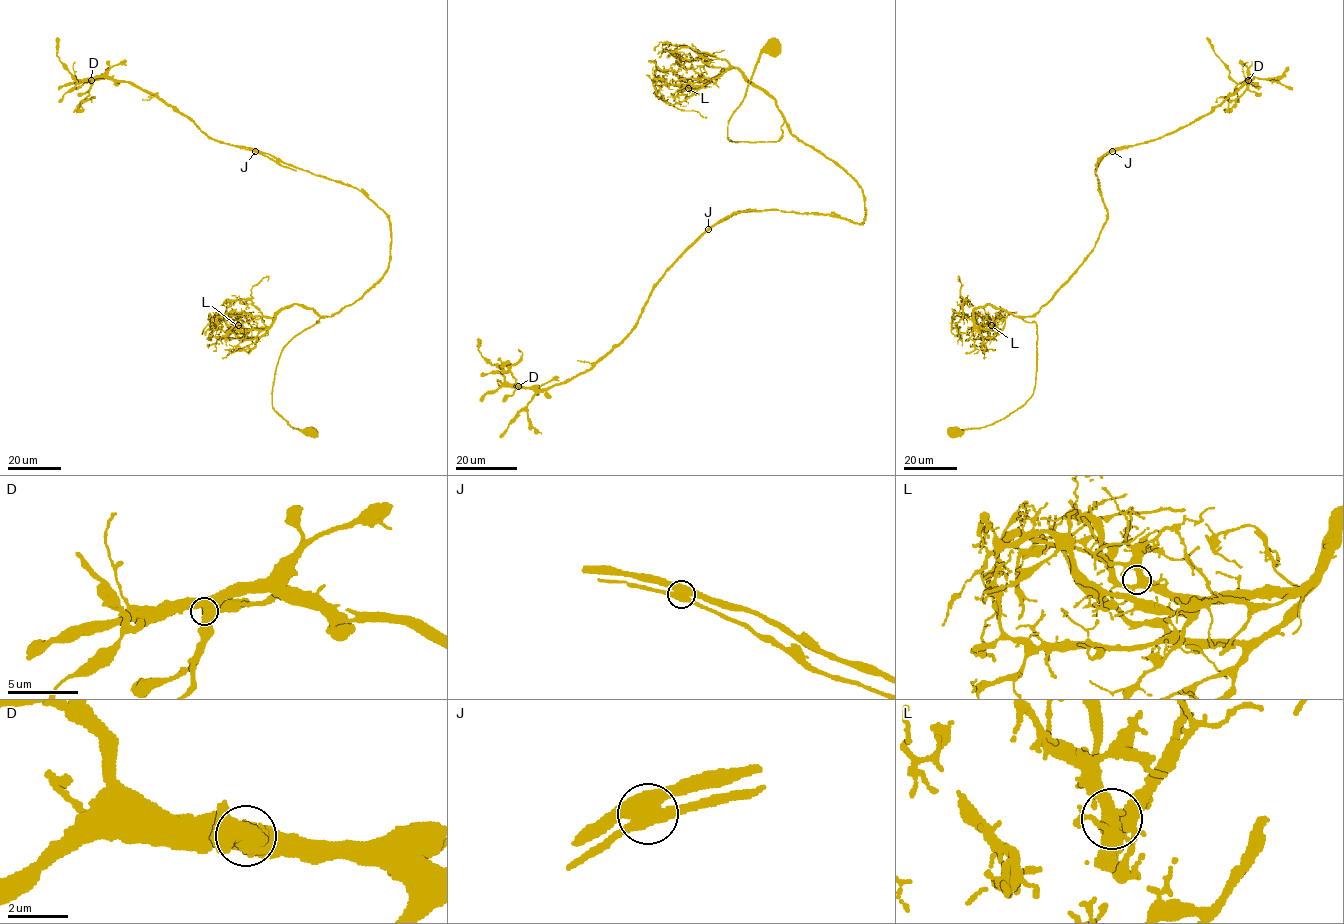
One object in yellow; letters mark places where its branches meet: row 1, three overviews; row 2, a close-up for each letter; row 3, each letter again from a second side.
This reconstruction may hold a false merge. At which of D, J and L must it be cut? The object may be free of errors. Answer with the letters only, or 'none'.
J

